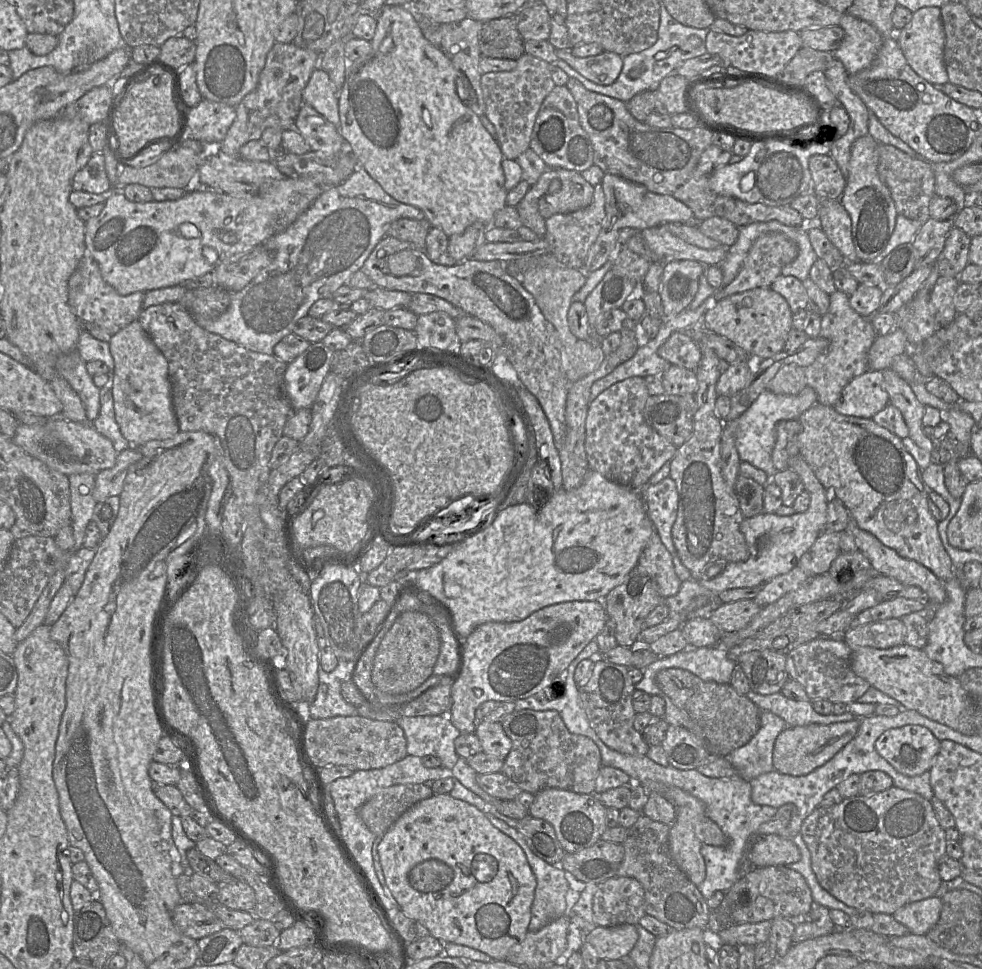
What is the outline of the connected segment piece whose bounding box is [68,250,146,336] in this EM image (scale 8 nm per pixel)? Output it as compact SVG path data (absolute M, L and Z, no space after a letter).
M86 250L84 257L68 281L69 305L79 321L94 323L106 330L111 336L138 320L143 310L145 293L135 292L119 295L112 286L103 280L98 263Z

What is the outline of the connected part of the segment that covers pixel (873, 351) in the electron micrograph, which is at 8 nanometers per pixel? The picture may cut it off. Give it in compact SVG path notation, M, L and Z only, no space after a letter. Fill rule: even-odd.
M893 329L885 335L878 335L868 352L868 370L890 368L897 355L910 352L911 346L902 330Z

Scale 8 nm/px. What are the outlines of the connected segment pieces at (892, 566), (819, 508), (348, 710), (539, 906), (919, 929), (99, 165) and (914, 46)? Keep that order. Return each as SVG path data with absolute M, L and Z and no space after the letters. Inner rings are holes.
M850 518L846 531L855 540L857 549L869 560L872 569L906 585L922 589L929 604L941 605L947 599L944 582L922 564L899 556L871 533L860 529Z
M801 456L791 457L788 466L797 473L804 485L804 490L809 494L810 505L807 511L789 516L763 512L751 518L744 518L740 523L740 531L745 537L749 556L745 561L725 563L722 572L714 578L710 579L702 574L698 582L711 593L719 594L725 590L764 585L771 579L788 573L797 566L802 555L822 533L827 519L827 503L830 493L819 482Z
M319 665L318 669L319 685L317 693L315 695L314 700L308 706L304 706L308 718L323 719L335 716L358 715L357 709L353 705L347 703L341 695L342 682L338 678L338 675L340 674L349 674L349 673L325 672Z
M487 813L486 816L495 828L512 838L520 846L536 877L537 884L528 931L535 932L549 922L568 914L566 893L569 883L565 878L566 871L559 865L548 864L532 853L516 828L510 827L490 813Z
M933 896L903 906L892 917L907 927L910 933L926 935L939 920L941 908L941 898Z
M103 153L92 154L88 163L75 174L72 187L93 194L101 194L113 187L107 176Z
M922 7L915 11L910 22L896 31L896 39L907 63L917 75L934 86L949 82L943 59L945 33L939 7Z

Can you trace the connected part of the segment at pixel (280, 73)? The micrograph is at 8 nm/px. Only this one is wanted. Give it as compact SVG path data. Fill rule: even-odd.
M276 43L269 51L257 87L247 94L236 107L236 117L225 138L219 144L219 152L239 157L241 147L252 140L260 140L266 128L277 127L283 131L293 129L299 111L304 104L302 93L313 71L319 66L321 55L301 49L293 43Z

